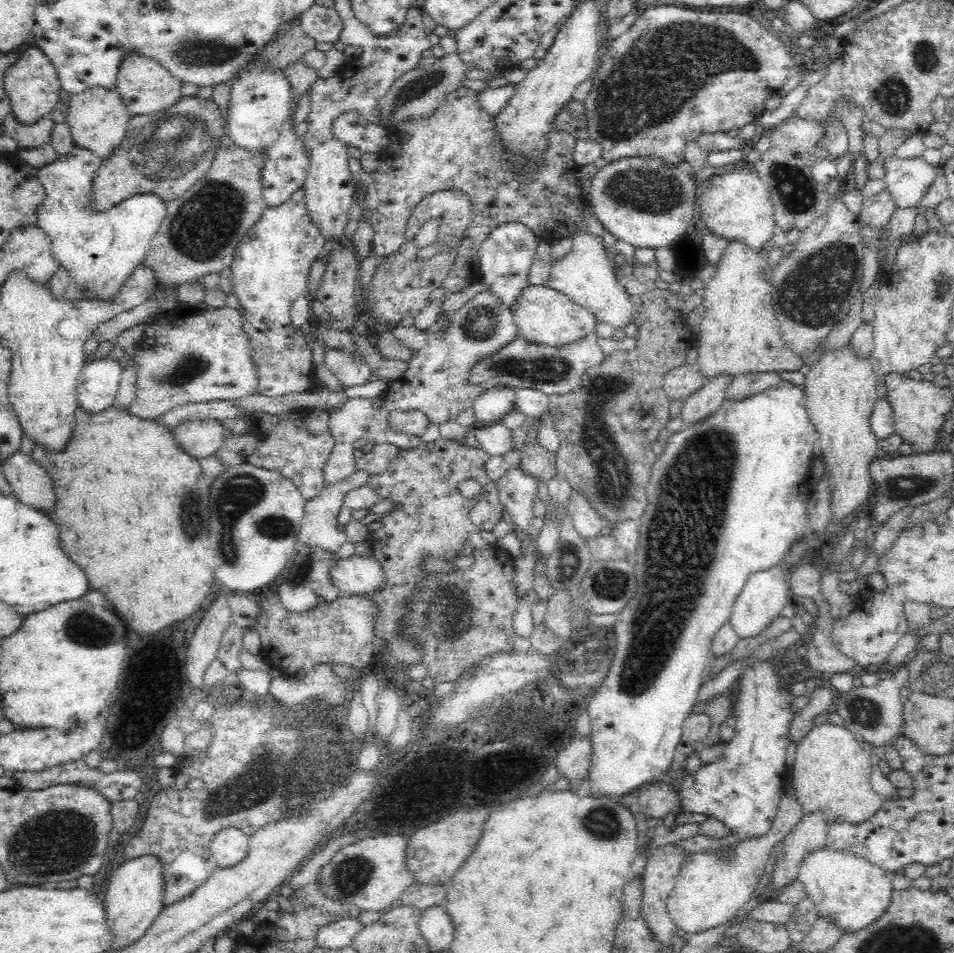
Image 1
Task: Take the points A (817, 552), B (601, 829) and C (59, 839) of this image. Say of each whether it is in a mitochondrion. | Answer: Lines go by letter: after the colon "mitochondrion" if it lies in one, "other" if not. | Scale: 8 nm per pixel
A: other
B: mitochondrion
C: mitochondrion

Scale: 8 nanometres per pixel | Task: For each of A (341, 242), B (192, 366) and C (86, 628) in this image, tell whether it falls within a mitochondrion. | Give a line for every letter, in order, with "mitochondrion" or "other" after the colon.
A: other
B: mitochondrion
C: mitochondrion

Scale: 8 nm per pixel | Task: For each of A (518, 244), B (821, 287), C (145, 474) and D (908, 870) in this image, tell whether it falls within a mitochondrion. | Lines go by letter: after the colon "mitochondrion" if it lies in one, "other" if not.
A: mitochondrion
B: mitochondrion
C: other
D: other

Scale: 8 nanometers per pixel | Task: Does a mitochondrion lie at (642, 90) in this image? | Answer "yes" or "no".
yes

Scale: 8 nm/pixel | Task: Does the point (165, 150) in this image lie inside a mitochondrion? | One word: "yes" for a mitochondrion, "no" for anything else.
yes

